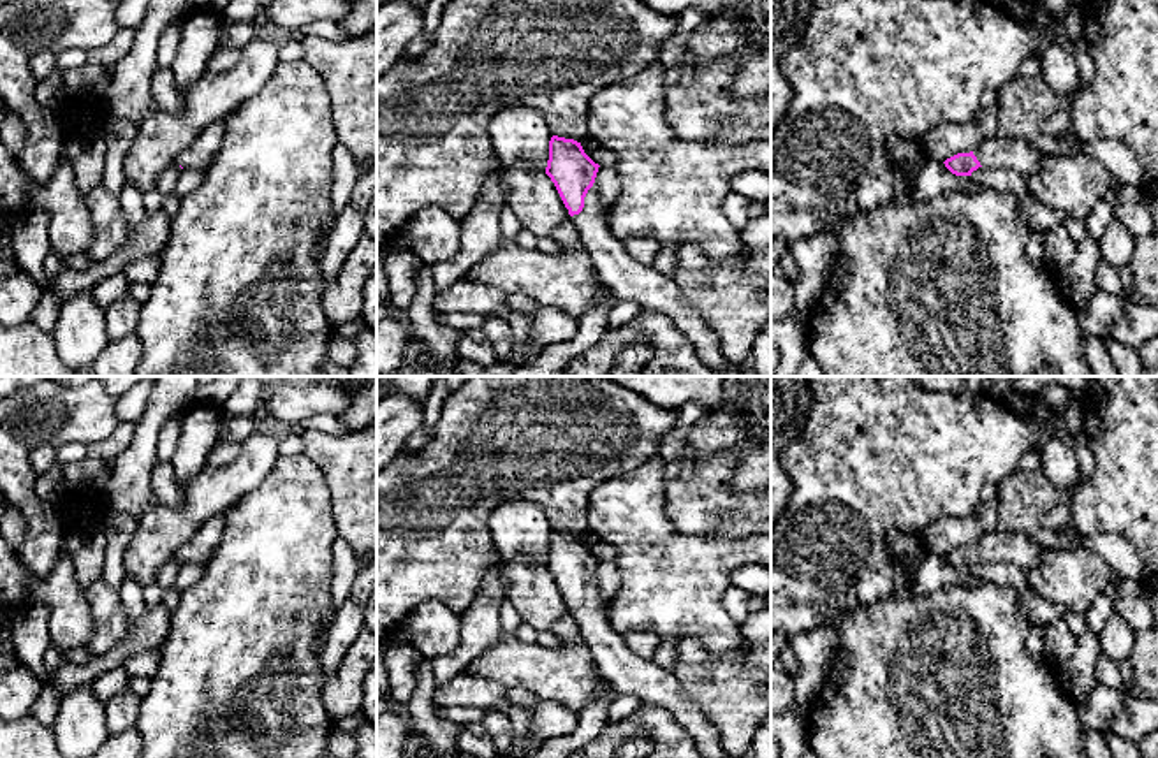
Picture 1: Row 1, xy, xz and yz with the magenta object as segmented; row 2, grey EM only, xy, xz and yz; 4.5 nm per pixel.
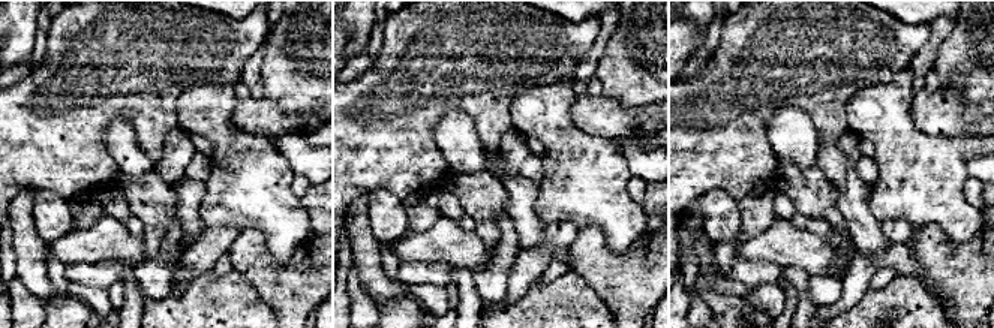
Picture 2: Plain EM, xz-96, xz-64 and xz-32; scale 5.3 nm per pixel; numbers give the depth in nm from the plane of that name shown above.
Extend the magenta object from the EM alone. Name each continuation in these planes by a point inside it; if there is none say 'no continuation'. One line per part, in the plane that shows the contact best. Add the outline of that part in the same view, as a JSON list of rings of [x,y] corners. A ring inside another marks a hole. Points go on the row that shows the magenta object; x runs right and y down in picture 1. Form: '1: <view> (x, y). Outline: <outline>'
1: xz (627, 278). Outline: [[[593,185],[584,197],[583,211],[572,216],[602,287],[618,301],[637,302],[641,311],[667,315],[693,345],[700,362],[718,376],[743,376],[739,366],[730,366],[723,359],[715,331],[688,304],[672,278],[632,259],[623,241],[611,234],[609,208]]]

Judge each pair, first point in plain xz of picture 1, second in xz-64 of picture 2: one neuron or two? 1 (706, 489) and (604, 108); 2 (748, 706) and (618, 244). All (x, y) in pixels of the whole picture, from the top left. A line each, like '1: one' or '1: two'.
1: one
2: two

